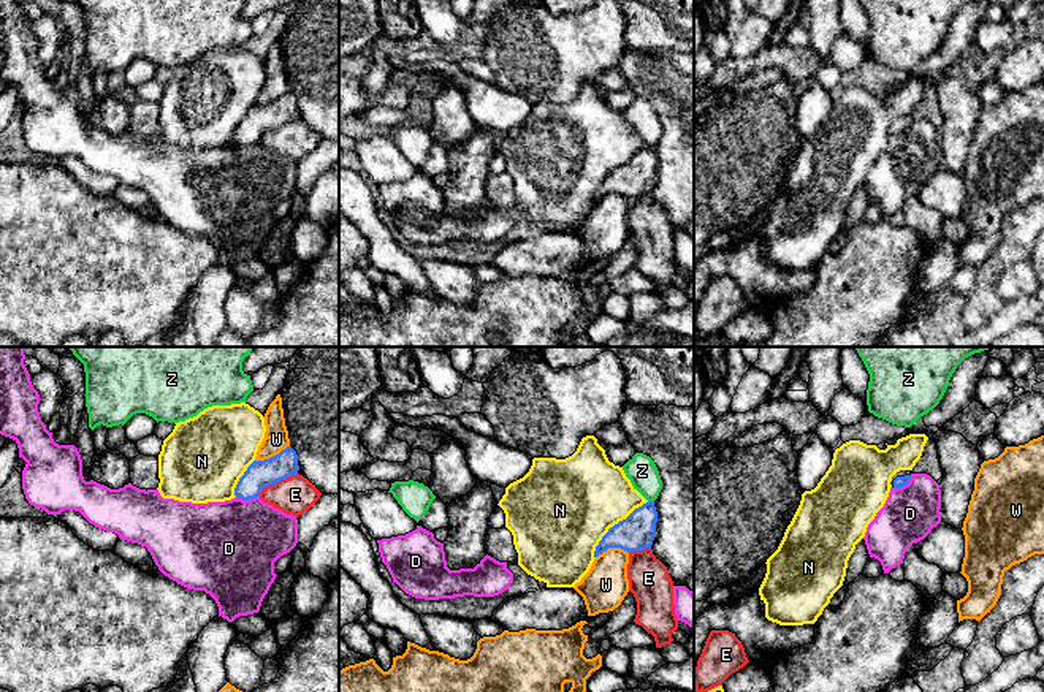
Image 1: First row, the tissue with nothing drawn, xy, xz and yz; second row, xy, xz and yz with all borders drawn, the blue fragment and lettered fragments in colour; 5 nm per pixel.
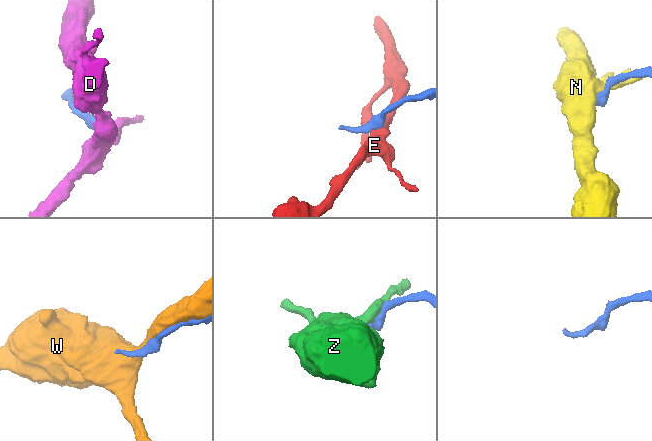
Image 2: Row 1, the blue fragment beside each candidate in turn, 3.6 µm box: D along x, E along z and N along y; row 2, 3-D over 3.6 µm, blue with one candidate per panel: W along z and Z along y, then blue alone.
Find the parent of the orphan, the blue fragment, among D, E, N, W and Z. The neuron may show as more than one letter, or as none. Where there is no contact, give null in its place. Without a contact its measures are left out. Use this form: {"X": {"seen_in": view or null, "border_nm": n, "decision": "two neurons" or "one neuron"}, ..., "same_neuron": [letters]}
{"D": {"seen_in": "yz", "border_nm": 130, "decision": "two neurons"}, "E": {"seen_in": "xy", "border_nm": 240, "decision": "two neurons"}, "N": {"seen_in": "xz", "border_nm": 400, "decision": "two neurons"}, "W": {"seen_in": "xy", "border_nm": 190, "decision": "two neurons"}, "Z": {"seen_in": "xz", "border_nm": 30, "decision": "two neurons"}, "same_neuron": []}

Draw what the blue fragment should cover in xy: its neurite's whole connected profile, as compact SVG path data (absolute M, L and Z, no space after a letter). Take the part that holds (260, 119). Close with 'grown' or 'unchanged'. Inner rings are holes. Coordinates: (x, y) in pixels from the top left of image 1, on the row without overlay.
M287 92L269 105L253 106L239 124L234 141L242 146L260 143L266 131L296 120L298 116L298 100L291 92Z | unchanged

